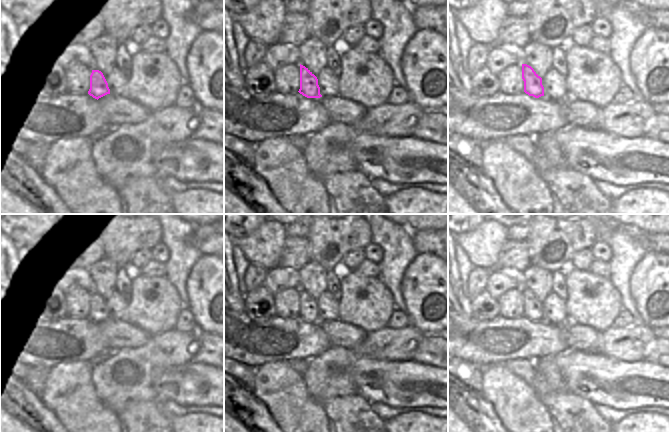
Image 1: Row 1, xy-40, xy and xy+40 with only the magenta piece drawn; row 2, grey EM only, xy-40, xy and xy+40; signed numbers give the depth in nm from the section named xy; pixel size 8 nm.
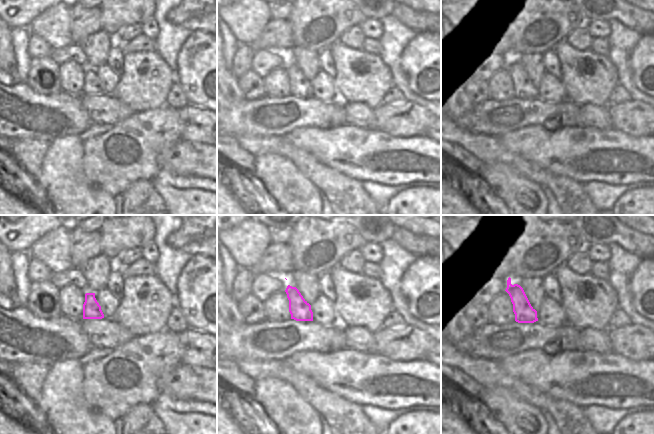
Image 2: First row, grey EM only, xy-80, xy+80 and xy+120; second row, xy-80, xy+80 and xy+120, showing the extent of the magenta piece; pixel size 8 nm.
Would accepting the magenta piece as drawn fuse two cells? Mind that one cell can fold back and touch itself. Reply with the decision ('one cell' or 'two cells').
one cell

